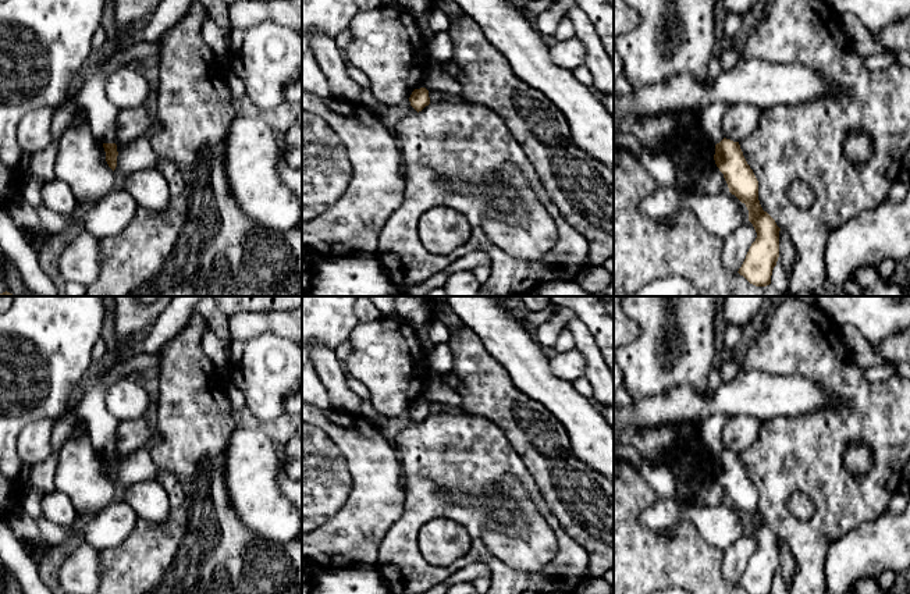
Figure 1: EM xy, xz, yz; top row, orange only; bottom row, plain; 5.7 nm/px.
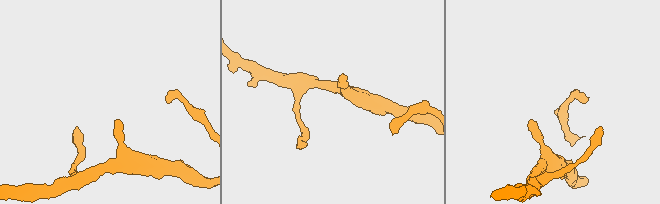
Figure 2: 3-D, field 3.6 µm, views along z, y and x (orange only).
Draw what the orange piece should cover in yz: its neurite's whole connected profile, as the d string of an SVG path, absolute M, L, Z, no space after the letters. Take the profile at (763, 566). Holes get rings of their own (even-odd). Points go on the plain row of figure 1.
M724 449L715 456L714 472L735 506L749 522L757 549L751 555L739 586L749 594L771 594L779 569L779 543L775 531L763 522L758 512L758 492L747 476L739 453Z

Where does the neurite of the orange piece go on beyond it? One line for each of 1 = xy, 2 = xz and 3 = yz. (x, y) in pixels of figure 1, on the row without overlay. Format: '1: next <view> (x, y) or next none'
1: next none
2: next none
3: next none

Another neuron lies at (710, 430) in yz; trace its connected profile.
M712 415L699 424L700 437L710 455L717 456L724 451L722 428L729 417L726 415Z

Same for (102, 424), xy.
M159 351L153 353L138 353L125 360L117 360L72 410L63 419L56 420L50 435L51 453L60 453L61 447L70 437L74 423L85 417L88 422L88 431L95 440L95 449L100 455L117 455L115 430L120 420L106 408L106 391L124 377L154 373L159 364Z

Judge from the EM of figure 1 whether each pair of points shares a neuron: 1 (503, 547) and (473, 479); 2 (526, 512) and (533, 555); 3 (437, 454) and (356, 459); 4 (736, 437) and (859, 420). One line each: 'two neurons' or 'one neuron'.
1: two neurons
2: one neuron
3: two neurons
4: two neurons

